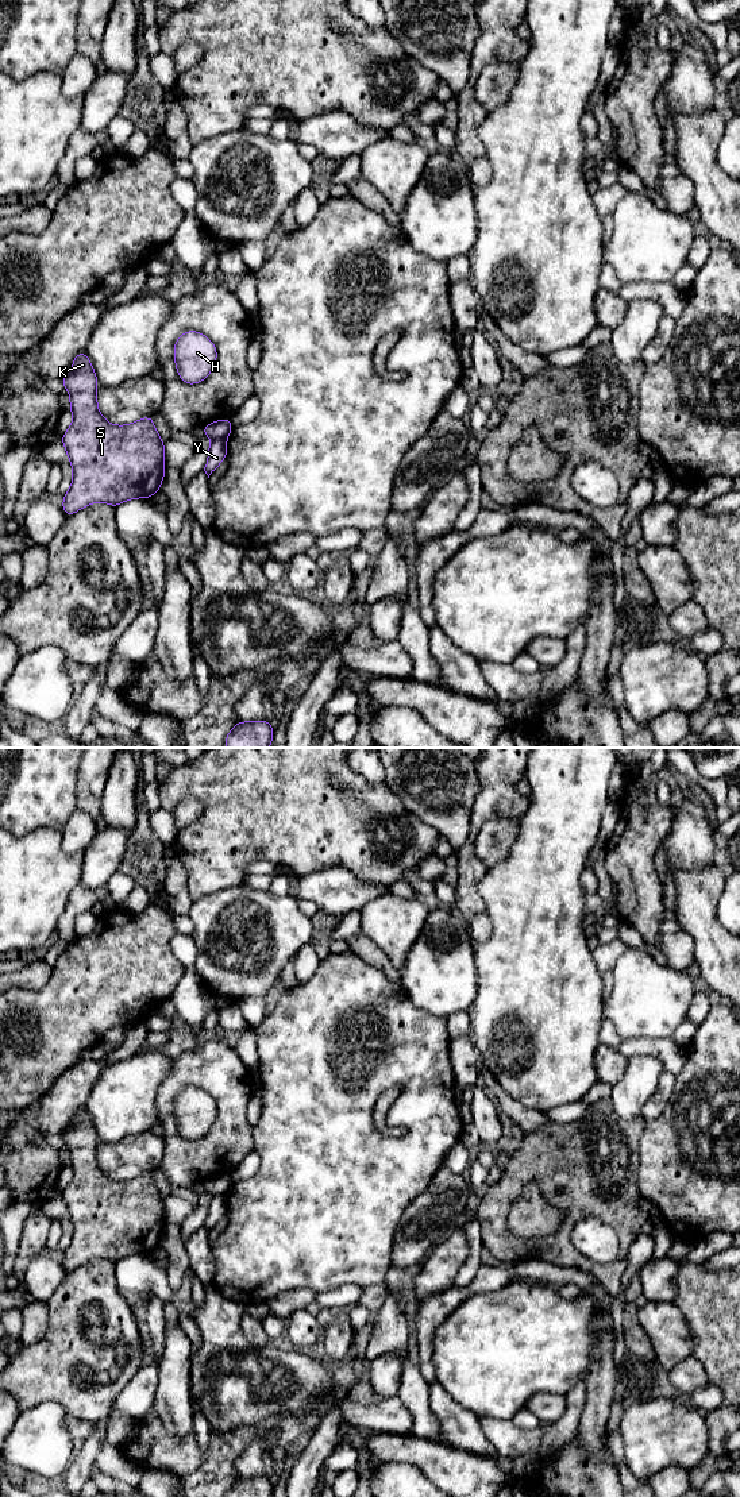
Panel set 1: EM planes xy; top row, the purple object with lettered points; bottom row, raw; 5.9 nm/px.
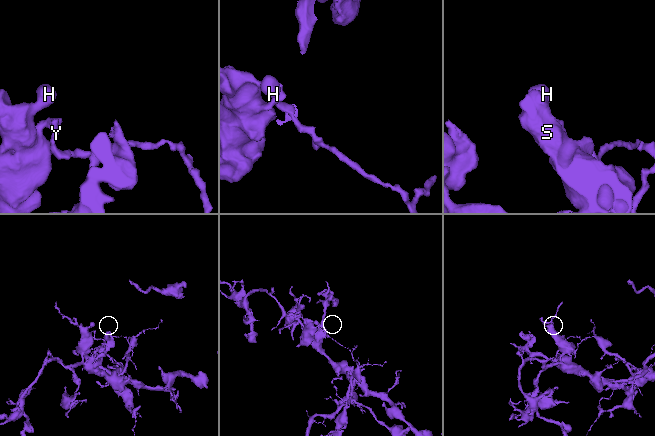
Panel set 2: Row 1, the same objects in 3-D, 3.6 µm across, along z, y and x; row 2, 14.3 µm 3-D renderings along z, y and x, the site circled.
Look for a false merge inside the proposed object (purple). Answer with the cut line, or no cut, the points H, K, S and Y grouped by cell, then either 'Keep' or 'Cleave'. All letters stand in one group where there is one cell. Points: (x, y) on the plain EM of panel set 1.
Split along xy (226, 1193), (215, 1193), (212, 1196). Groups: H K S / Y. Cleave

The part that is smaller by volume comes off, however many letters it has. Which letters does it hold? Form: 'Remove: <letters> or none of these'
Remove: Y

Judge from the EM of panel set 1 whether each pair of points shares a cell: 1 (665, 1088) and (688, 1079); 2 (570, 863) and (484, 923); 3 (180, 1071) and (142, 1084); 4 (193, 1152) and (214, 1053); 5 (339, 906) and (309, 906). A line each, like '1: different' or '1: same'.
1: different
2: different
3: different
4: same
5: different

